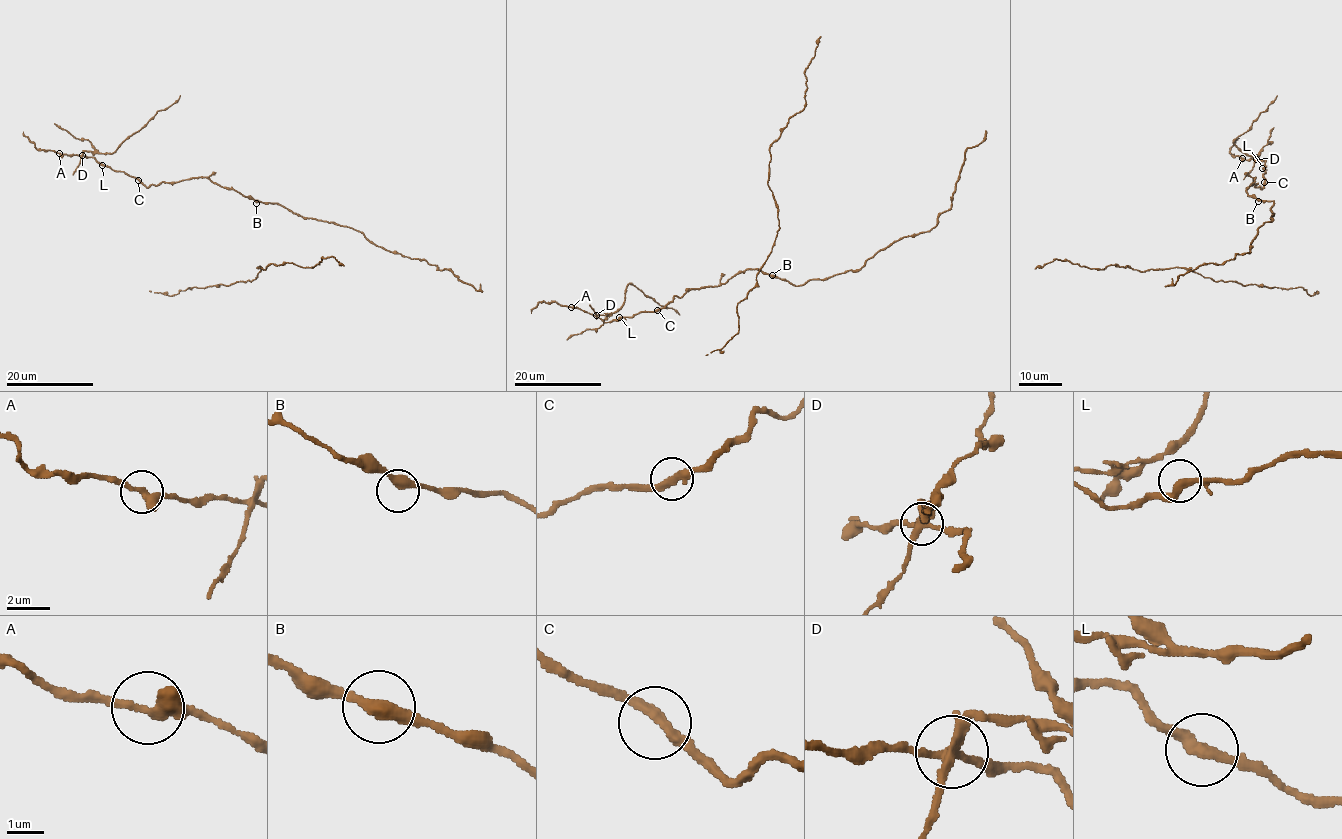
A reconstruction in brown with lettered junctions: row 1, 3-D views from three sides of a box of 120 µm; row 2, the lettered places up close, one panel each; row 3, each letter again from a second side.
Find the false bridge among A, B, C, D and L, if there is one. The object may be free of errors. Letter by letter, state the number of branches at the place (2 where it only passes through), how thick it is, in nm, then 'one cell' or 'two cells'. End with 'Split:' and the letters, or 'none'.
A: 3 | 260 nm | one cell
B: 2 | 360 nm | one cell
C: 2 | 320 nm | one cell
D: 5 | 280 nm | two cells
L: 2 | 300 nm | one cell
Split: D

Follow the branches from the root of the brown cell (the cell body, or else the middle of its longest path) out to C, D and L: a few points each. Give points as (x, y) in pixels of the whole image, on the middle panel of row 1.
C: (767, 273), (755, 269), (739, 271), (718, 285), (688, 289), (657, 310)
D: (767, 273), (755, 269), (739, 271), (718, 285), (688, 289), (655, 311), (641, 311), (609, 322), (596, 316)
L: (767, 273), (746, 269), (718, 285), (688, 289), (655, 311), (619, 317)

